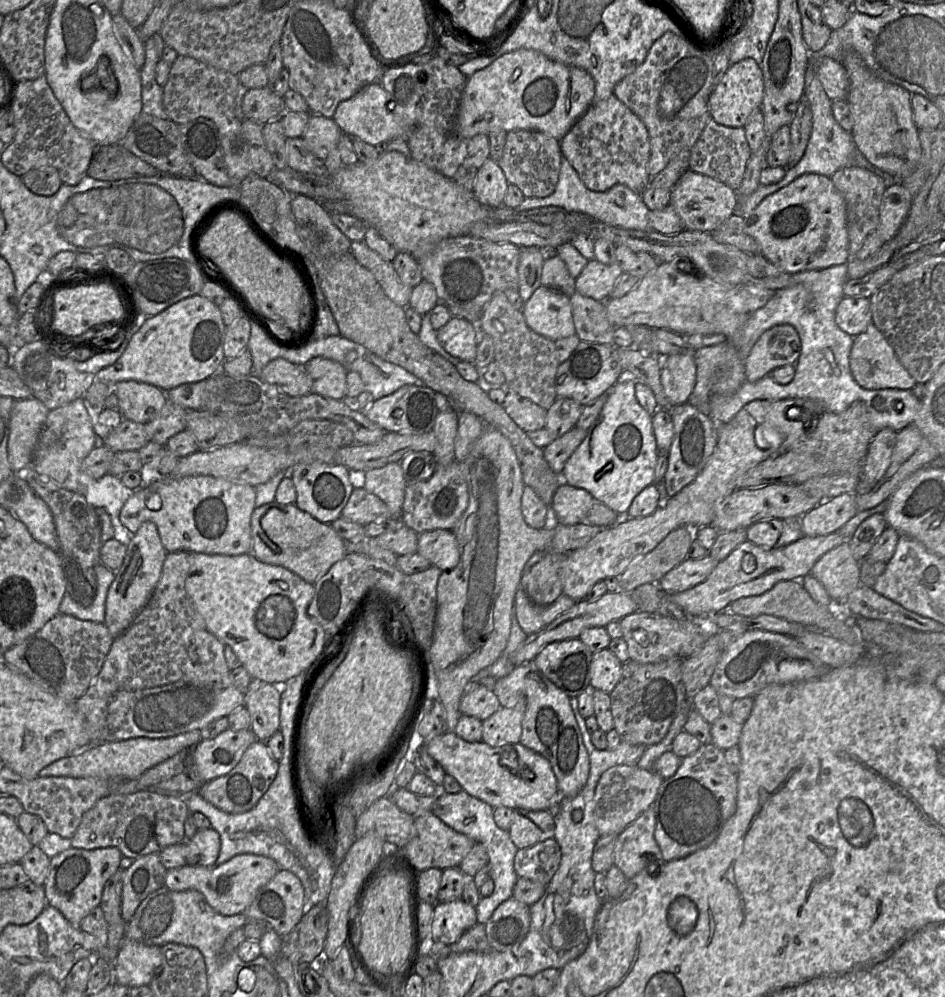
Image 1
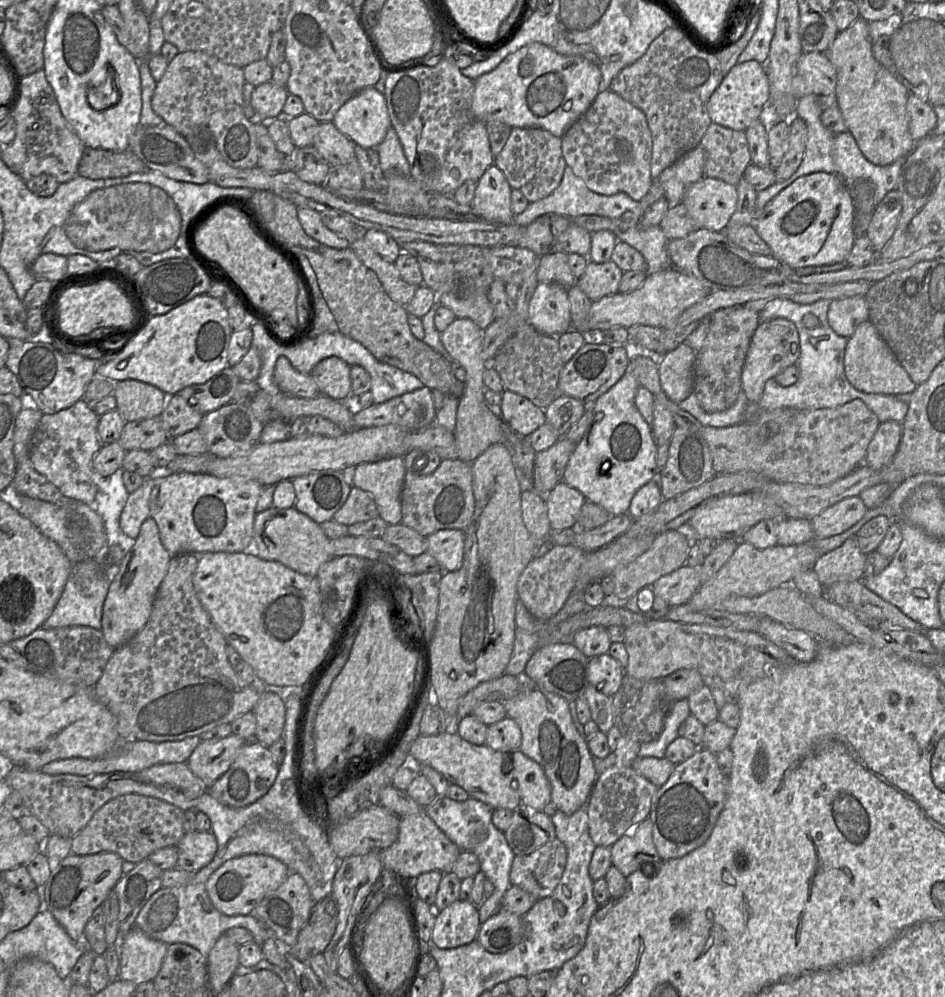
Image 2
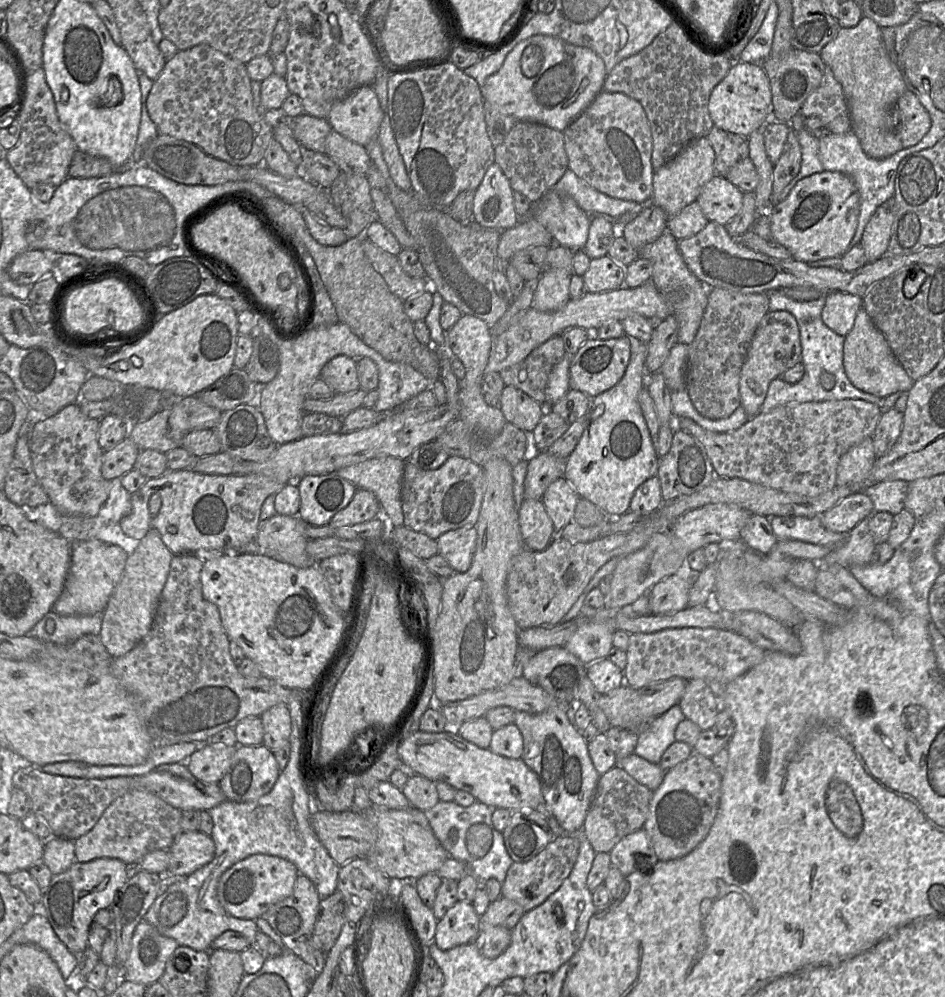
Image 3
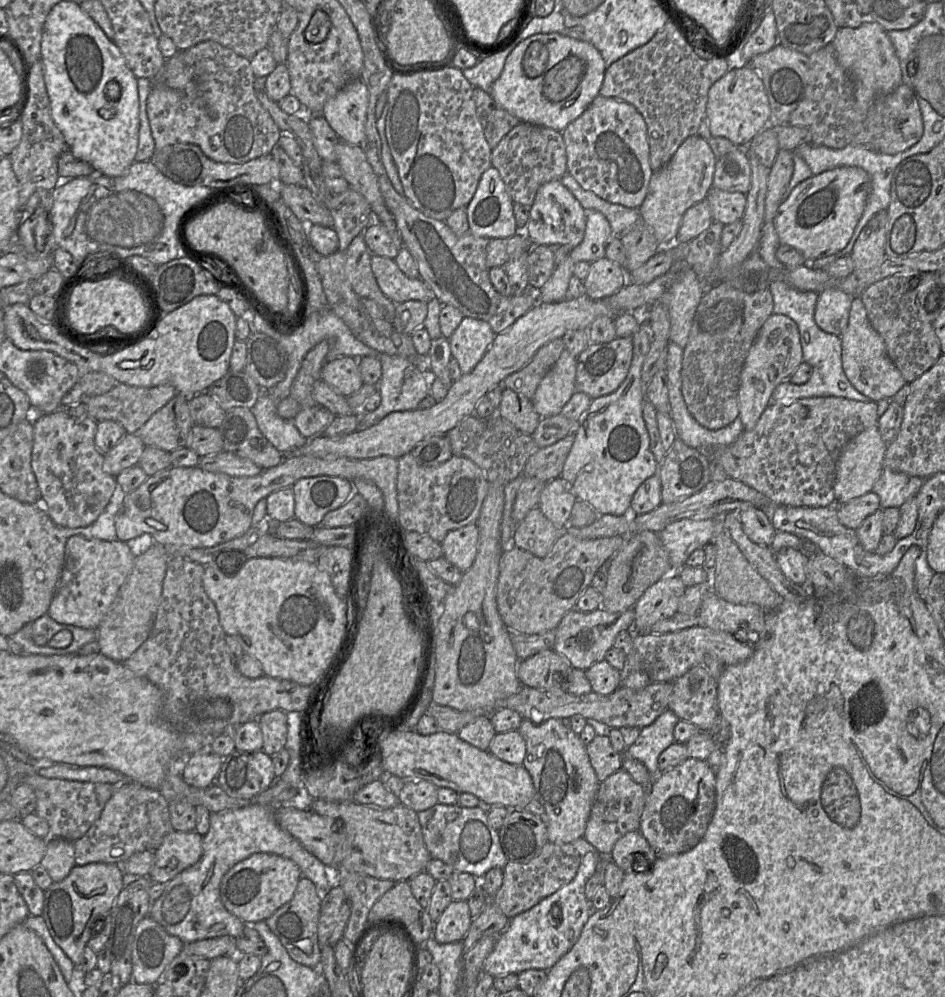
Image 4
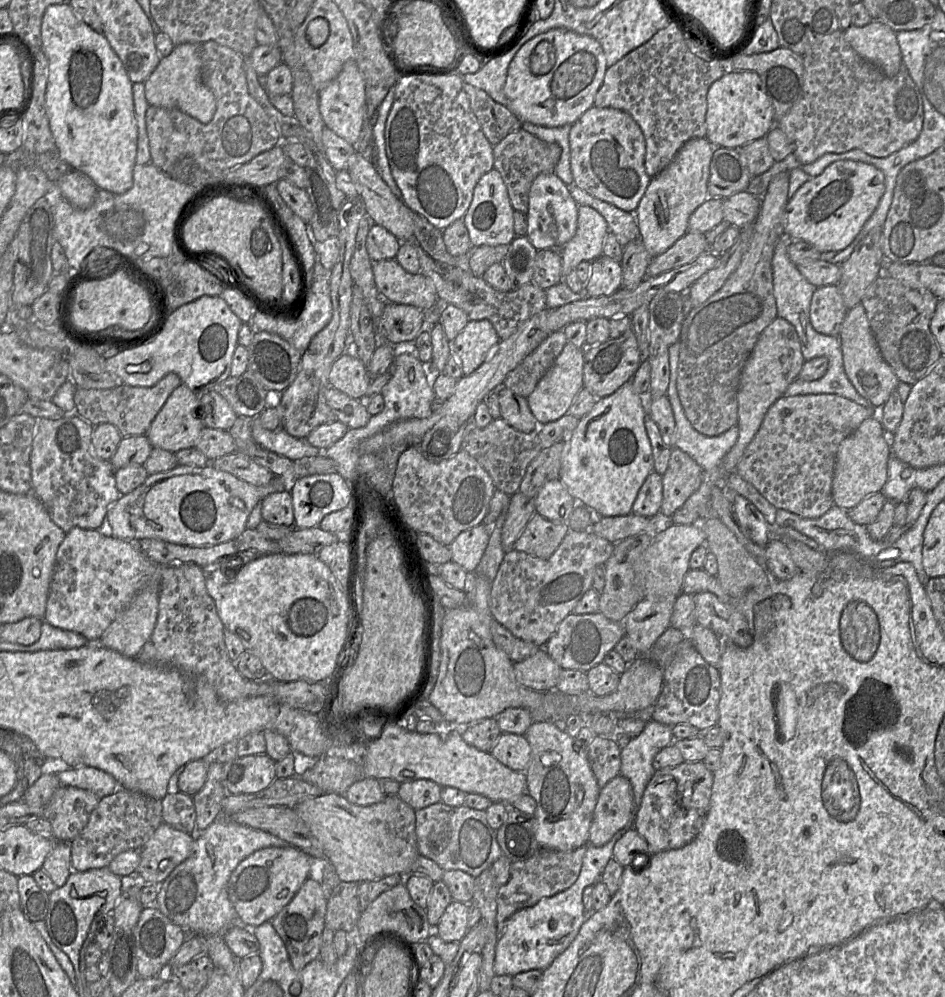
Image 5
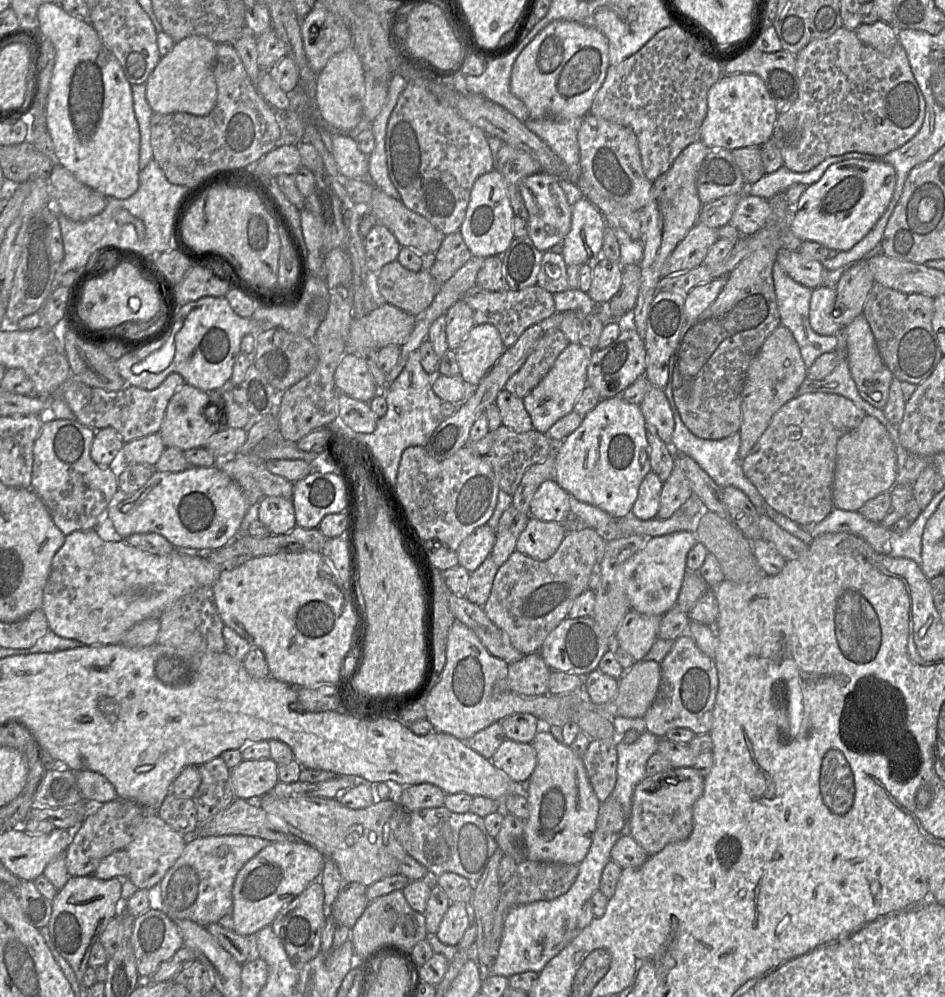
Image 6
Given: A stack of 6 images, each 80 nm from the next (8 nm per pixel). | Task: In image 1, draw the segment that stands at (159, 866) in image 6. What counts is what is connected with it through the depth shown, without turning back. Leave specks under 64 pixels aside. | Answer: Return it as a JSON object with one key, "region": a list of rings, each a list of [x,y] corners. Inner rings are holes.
{"region":[[[212,827],[201,829],[189,840],[186,840],[187,858],[186,865],[212,866],[215,864],[220,848],[221,839],[219,833]]]}

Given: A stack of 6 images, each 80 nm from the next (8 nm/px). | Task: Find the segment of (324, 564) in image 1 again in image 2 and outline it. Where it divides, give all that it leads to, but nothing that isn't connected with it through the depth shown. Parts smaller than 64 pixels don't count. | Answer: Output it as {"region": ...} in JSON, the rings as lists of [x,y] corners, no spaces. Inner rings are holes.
{"region":[[[272,506],[255,514],[251,550],[263,560],[280,562],[300,574],[316,576],[319,567],[333,558],[327,550],[329,542],[320,525],[294,506],[285,509]]]}

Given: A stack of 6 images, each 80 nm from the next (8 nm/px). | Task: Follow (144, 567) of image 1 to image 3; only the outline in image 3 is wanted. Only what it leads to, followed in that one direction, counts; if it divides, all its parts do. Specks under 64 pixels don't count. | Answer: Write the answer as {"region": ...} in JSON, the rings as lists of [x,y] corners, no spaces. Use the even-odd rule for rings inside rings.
{"region":[[[150,528],[133,554],[128,556],[120,582],[103,611],[99,634],[112,658],[122,657],[131,651],[149,633],[173,555],[163,543],[159,532]]]}

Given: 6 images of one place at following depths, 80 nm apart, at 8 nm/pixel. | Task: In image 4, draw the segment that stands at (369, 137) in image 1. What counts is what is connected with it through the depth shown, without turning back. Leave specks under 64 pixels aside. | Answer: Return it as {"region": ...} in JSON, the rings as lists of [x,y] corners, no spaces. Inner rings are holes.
{"region":[[[354,79],[326,101],[321,115],[341,141],[359,145],[364,138],[368,103],[366,84]]]}

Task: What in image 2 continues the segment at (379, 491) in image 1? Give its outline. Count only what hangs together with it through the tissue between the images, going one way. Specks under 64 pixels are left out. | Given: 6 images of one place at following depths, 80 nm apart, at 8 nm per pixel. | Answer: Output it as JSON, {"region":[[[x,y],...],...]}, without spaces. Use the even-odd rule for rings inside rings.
{"region":[[[402,456],[361,463],[353,469],[352,485],[372,495],[379,517],[388,525],[401,523],[401,492],[405,473]]]}

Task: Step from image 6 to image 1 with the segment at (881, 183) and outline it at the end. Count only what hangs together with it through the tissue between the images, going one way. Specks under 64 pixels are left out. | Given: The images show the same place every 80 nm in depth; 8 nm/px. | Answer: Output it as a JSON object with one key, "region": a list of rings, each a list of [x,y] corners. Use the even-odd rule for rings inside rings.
{"region":[[[807,173],[797,177],[789,185],[767,196],[747,217],[746,232],[761,248],[761,254],[777,268],[794,274],[847,264],[850,259],[847,229],[846,203],[828,176]]]}

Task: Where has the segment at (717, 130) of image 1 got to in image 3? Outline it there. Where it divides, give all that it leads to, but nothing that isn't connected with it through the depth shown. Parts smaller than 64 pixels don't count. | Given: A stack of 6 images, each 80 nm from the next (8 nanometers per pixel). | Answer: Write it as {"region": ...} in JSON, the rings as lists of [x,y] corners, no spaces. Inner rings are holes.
{"region":[[[713,126],[706,138],[715,154],[715,175],[726,177],[735,164],[749,158],[747,137]]]}

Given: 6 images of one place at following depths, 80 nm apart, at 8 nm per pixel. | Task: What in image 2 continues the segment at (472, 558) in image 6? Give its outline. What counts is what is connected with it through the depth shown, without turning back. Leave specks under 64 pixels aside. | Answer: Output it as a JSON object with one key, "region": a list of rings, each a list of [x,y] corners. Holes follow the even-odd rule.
{"region":[[[441,529],[426,537],[427,553],[432,555],[442,572],[461,569],[464,558],[465,532],[460,529]]]}

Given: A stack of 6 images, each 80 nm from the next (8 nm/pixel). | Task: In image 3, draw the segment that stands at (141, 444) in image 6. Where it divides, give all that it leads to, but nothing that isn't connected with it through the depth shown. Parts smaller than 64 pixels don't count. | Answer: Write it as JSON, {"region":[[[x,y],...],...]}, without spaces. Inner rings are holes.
{"region":[[[127,436],[113,448],[104,451],[101,474],[107,480],[121,477],[134,468],[138,446]]]}

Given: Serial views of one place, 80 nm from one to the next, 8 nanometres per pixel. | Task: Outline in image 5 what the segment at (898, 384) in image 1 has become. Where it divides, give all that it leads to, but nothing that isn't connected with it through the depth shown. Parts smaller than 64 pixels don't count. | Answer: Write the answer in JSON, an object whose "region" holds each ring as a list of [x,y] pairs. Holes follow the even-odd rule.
{"region":[[[862,302],[848,310],[839,332],[839,339],[847,377],[872,407],[882,408],[891,393],[897,390],[900,380],[881,355]]]}

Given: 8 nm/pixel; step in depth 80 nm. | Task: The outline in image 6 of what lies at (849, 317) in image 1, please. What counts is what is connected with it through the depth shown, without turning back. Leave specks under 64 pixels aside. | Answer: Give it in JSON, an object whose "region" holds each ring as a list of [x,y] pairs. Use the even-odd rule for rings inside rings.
{"region":[[[819,286],[812,290],[809,323],[816,333],[824,336],[841,333],[843,327],[836,321],[841,311],[834,309],[835,301],[835,287]]]}

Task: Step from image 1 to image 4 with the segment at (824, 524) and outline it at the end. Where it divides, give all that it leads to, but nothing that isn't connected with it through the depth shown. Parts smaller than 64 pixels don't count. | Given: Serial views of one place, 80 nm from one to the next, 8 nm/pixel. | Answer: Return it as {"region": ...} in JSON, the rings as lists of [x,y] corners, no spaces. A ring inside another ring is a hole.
{"region":[[[870,491],[837,507],[840,523],[847,528],[857,530],[868,516],[880,509],[880,498]]]}

